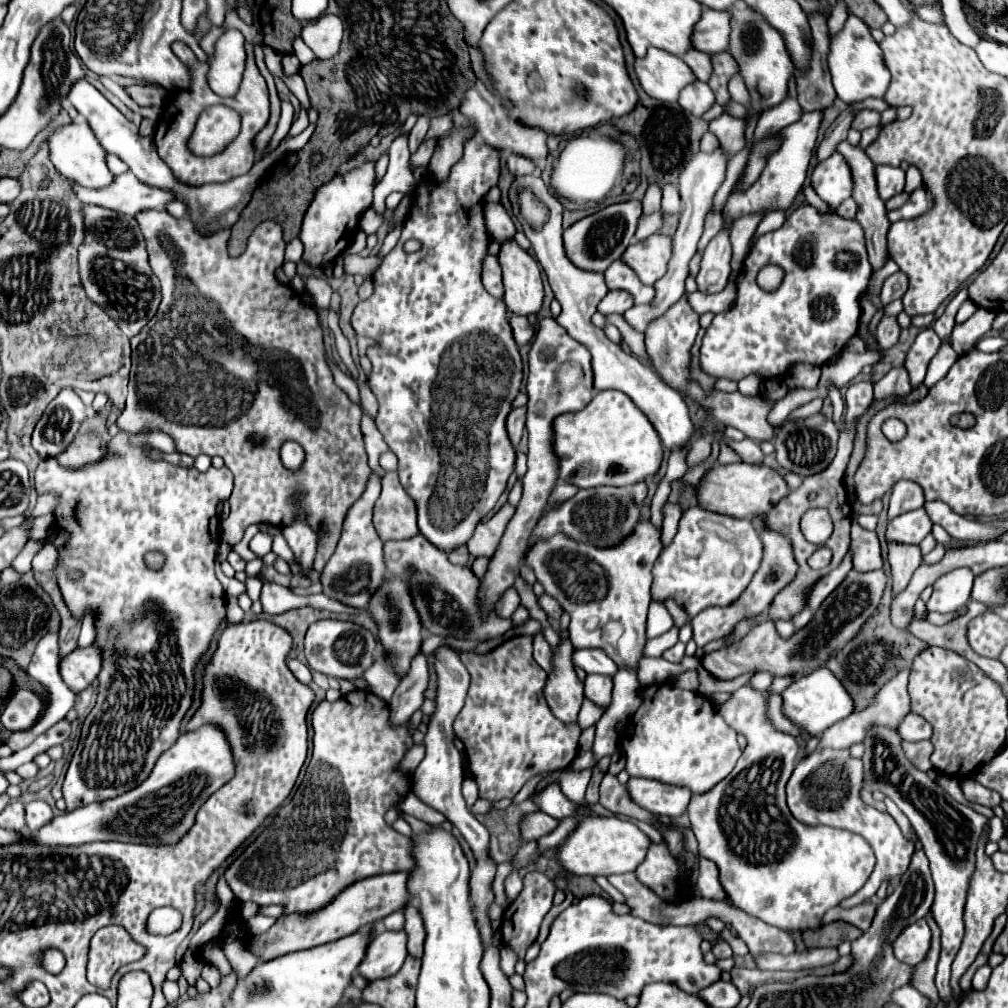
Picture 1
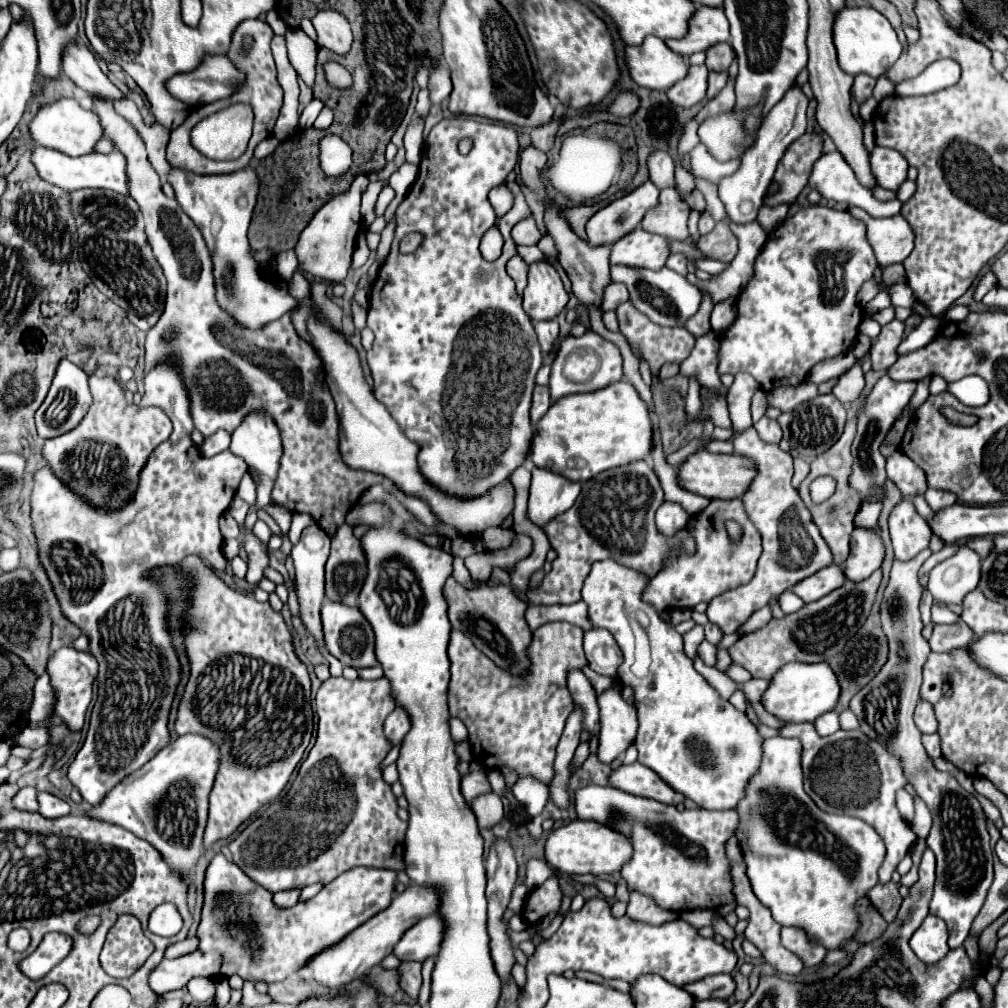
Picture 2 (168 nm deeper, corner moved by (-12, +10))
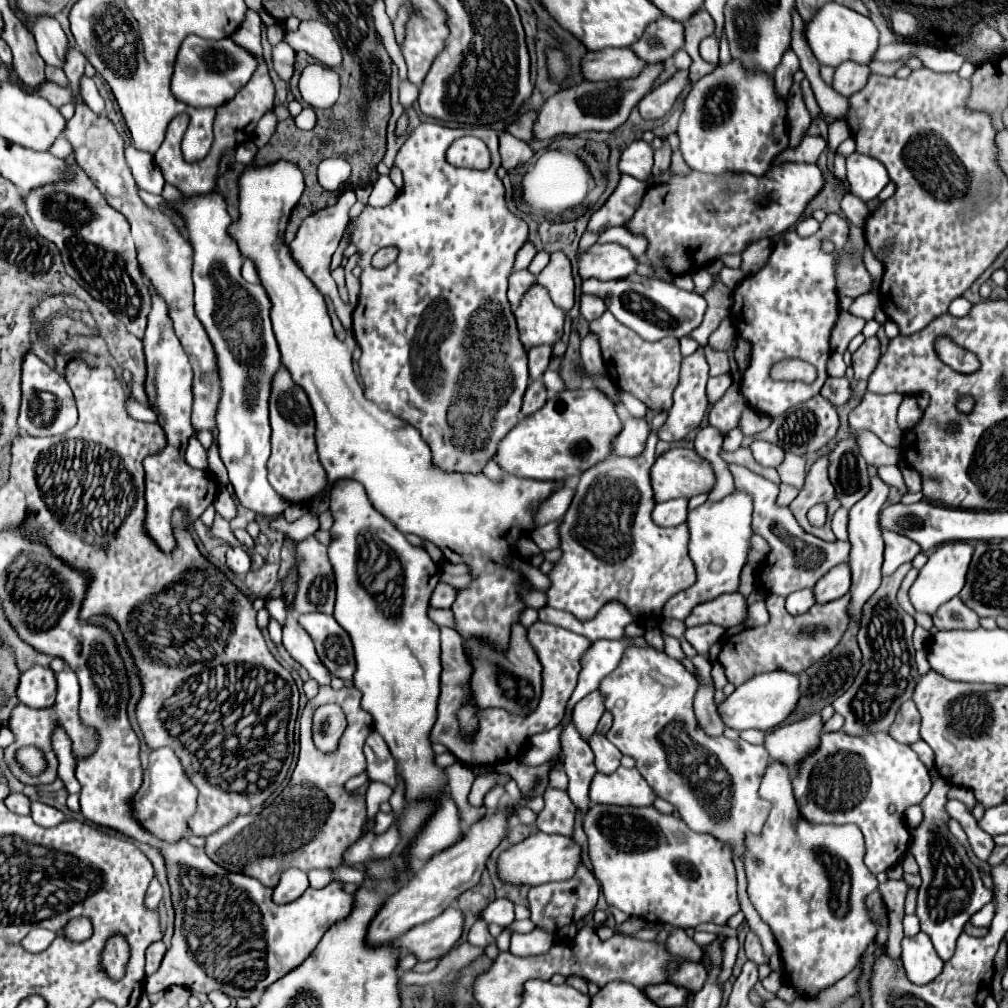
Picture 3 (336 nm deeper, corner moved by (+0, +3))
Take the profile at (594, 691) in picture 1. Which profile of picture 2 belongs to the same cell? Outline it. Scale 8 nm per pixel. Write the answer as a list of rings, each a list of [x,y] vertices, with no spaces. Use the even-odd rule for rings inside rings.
[[[612,688],[598,696],[600,706],[600,738],[598,738],[598,752],[602,764],[612,764],[620,758],[626,748],[634,742],[638,730],[636,708],[626,704],[620,696],[618,688]]]

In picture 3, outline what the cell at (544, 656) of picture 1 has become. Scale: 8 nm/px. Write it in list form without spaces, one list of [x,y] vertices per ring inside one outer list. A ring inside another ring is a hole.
[[[568,717],[564,723],[560,743],[564,753],[564,771],[568,775],[568,795],[576,807],[586,811],[590,805],[588,785],[596,775],[596,767],[594,767],[592,749],[582,739],[572,717]]]

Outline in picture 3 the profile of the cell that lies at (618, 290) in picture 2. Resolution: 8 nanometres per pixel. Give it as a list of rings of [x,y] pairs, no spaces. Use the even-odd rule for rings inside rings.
[[[582,295],[580,297],[580,313],[586,321],[598,319],[606,311],[606,303],[598,295]]]

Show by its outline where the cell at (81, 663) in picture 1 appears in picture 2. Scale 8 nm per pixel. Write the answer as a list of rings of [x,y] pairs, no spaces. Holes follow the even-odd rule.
[[[64,646],[48,658],[46,672],[50,676],[50,684],[56,690],[56,716],[62,718],[64,726],[70,732],[80,732],[86,718],[86,708],[92,698],[92,682],[96,680],[98,664],[90,656],[90,652],[78,652],[72,646]]]

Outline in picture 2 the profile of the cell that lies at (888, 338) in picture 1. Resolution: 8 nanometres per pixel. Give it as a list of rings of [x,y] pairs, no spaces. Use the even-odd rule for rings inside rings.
[[[892,320],[890,324],[882,326],[882,332],[878,334],[878,338],[874,340],[874,344],[870,348],[872,370],[884,372],[896,362],[896,358],[898,358],[896,348],[902,342],[902,334],[904,334],[904,322],[900,322],[900,320]]]

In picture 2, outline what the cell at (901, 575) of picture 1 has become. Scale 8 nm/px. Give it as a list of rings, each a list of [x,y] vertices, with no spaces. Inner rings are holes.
[[[922,550],[908,562],[894,560],[888,586],[884,588],[880,602],[880,622],[888,636],[888,662],[882,670],[850,700],[850,710],[862,724],[862,732],[882,742],[890,752],[900,756],[904,770],[910,776],[912,788],[926,802],[932,812],[932,830],[926,838],[926,846],[936,856],[936,882],[930,904],[930,914],[942,918],[948,926],[948,946],[958,948],[966,940],[976,914],[980,912],[988,888],[992,886],[992,848],[986,830],[986,816],[978,800],[960,788],[958,780],[948,772],[938,772],[920,742],[920,730],[914,726],[912,714],[918,702],[922,684],[922,668],[930,654],[928,640],[922,636],[922,620],[918,602],[922,586],[918,584],[918,570],[930,556],[930,550]]]

